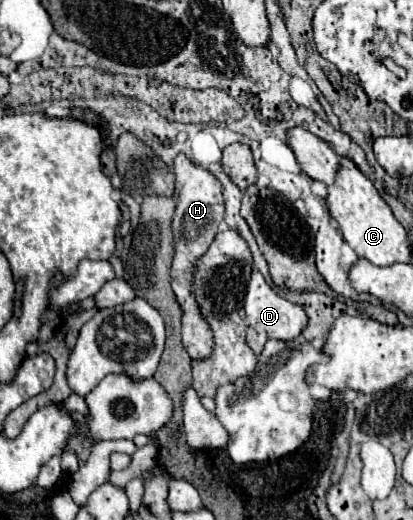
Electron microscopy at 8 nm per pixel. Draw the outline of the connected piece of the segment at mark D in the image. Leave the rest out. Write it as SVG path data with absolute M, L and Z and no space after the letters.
M256 270L252 272L252 278L248 282L248 292L246 292L246 302L244 302L244 310L246 310L246 340L248 346L260 354L262 346L266 344L266 340L274 338L274 340L294 340L300 336L302 328L306 326L306 312L300 306L294 306L292 302L288 302L286 298L282 298L272 286L268 286L268 282L264 280L264 276Z

